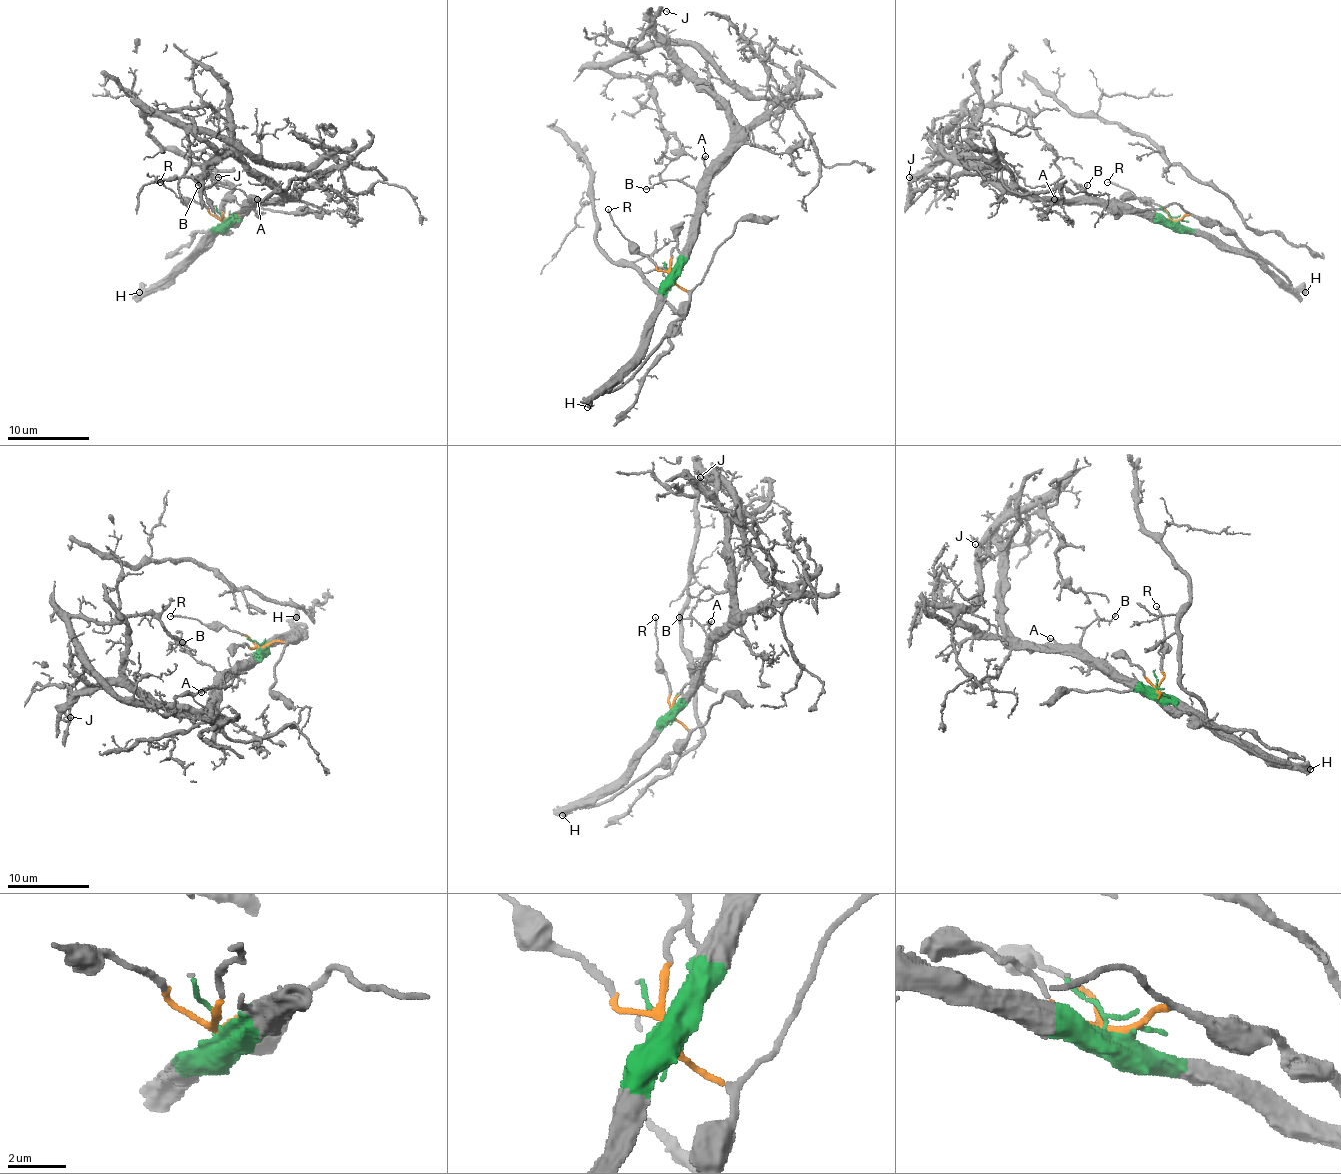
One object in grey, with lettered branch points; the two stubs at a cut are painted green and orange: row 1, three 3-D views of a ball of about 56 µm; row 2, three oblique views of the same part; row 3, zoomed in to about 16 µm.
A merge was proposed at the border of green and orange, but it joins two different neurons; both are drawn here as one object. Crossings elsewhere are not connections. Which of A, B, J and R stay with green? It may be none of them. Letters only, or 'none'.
A, B, J

